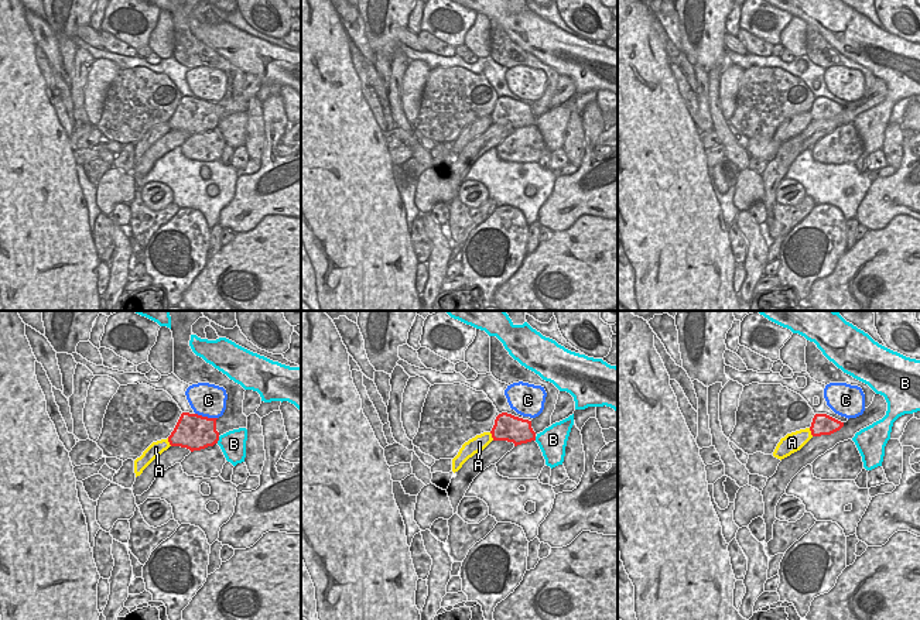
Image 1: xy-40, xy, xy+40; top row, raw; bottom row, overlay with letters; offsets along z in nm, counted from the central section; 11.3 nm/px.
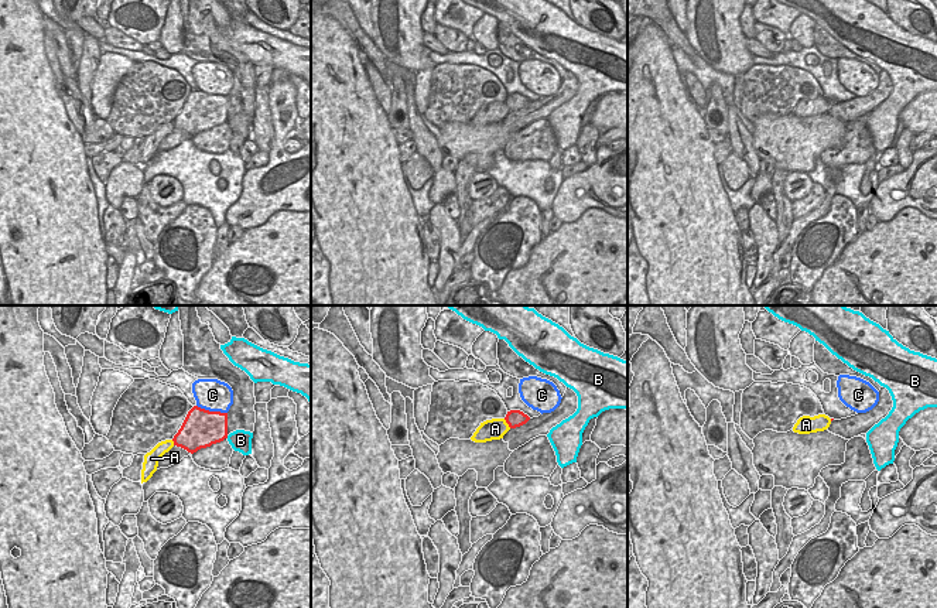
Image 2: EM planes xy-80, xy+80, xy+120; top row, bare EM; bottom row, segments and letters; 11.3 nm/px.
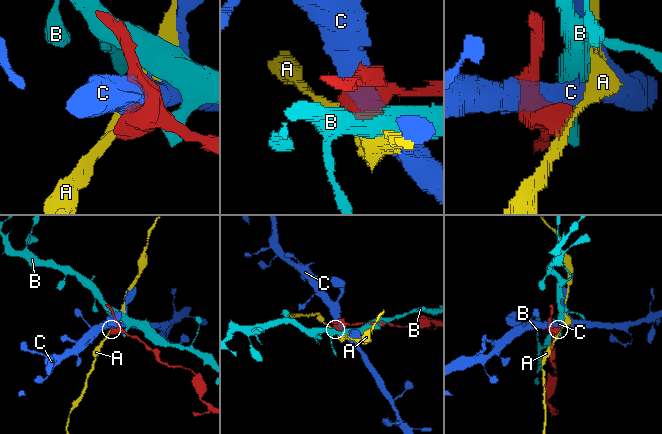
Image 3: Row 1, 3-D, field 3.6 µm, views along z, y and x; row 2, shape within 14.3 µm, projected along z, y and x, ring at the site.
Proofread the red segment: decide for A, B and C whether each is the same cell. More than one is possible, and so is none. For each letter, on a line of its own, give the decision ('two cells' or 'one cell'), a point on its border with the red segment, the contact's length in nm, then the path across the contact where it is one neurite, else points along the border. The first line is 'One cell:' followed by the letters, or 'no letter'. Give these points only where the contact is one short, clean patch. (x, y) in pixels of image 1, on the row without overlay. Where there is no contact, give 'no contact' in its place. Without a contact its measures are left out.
One cell: no letter
A: two cells | xy-40 (168, 124) | 110 nm
B: two cells | xy-40 (218, 123) | 90 nm | along xy-40 (219, 120), (216, 126)
C: two cells | xy-40 (207, 100) | 260 nm

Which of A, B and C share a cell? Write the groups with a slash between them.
A / B / C

